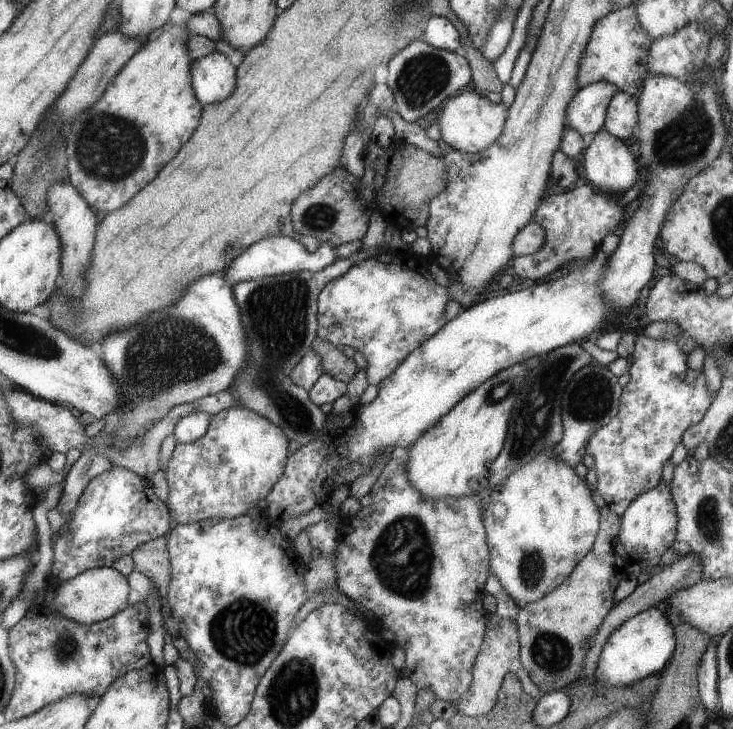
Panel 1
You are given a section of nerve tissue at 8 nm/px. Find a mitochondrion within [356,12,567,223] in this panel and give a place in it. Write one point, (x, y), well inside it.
(422, 78)

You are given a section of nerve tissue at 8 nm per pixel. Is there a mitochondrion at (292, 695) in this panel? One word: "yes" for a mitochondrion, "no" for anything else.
yes

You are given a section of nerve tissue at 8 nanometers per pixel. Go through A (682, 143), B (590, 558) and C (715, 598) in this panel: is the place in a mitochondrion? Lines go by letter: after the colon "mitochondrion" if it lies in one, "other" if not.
A: mitochondrion
B: other
C: other

